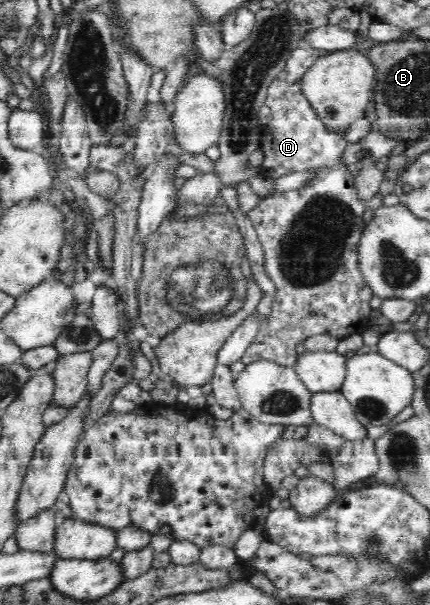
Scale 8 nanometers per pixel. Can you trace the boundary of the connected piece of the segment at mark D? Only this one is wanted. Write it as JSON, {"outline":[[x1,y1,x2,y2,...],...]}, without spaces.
{"outline":[[310,45,296,48,290,54,284,71,268,88,266,96,265,105,271,109,272,117,262,125,261,151,264,153,264,160,260,170,272,179,306,170,317,170,318,176,310,180,310,186,302,185,302,190,296,189,293,194,274,193,274,198,266,197,266,202,262,198,259,204,247,213,263,248,264,270,270,280,274,281,276,288,270,315,259,326,241,359,246,365,270,360,280,366,293,366,299,356,296,353,296,345,309,336,328,333,342,339,350,334,362,334,373,324,370,319,370,312,373,310,370,300,375,294,365,281,358,262,359,242,366,228,363,214,368,204,360,200,354,187,355,177,350,175,348,167,342,163,341,155,349,143,341,134,331,133,323,125,306,97,302,95,302,78,322,54,324,52]]}

